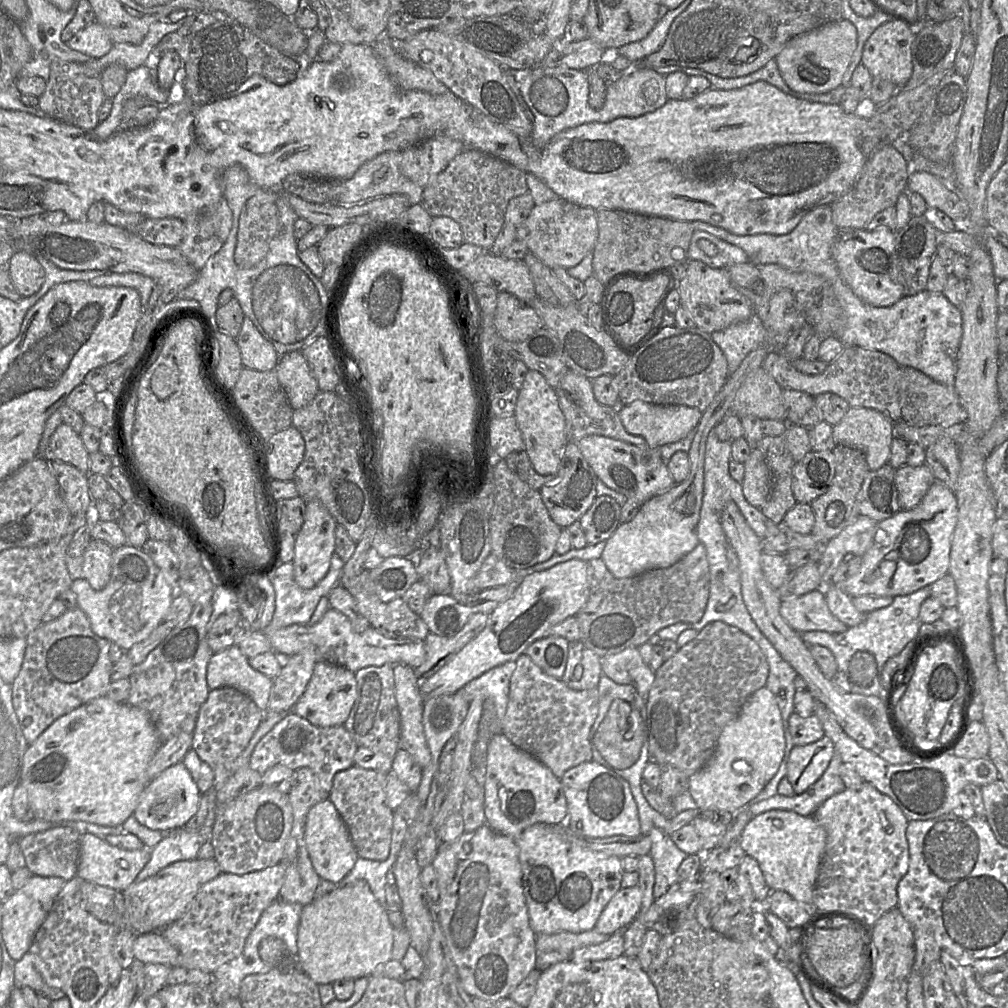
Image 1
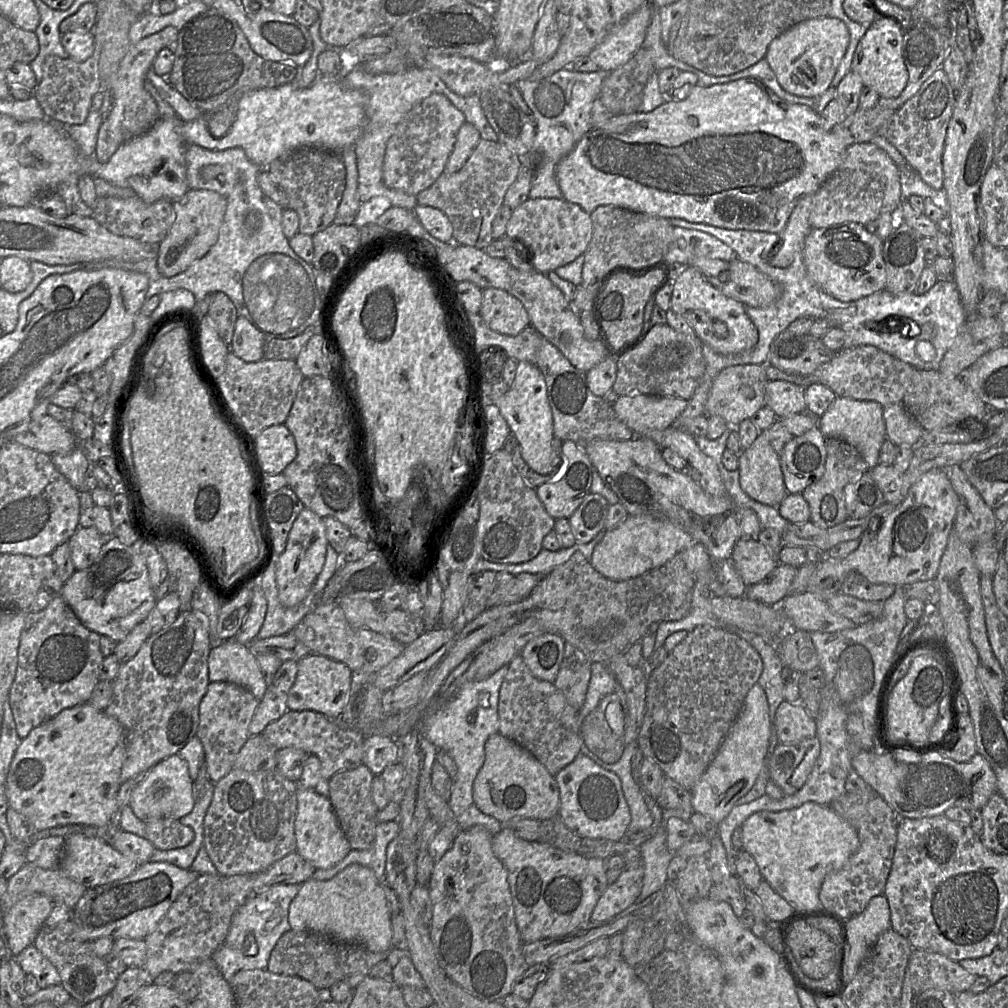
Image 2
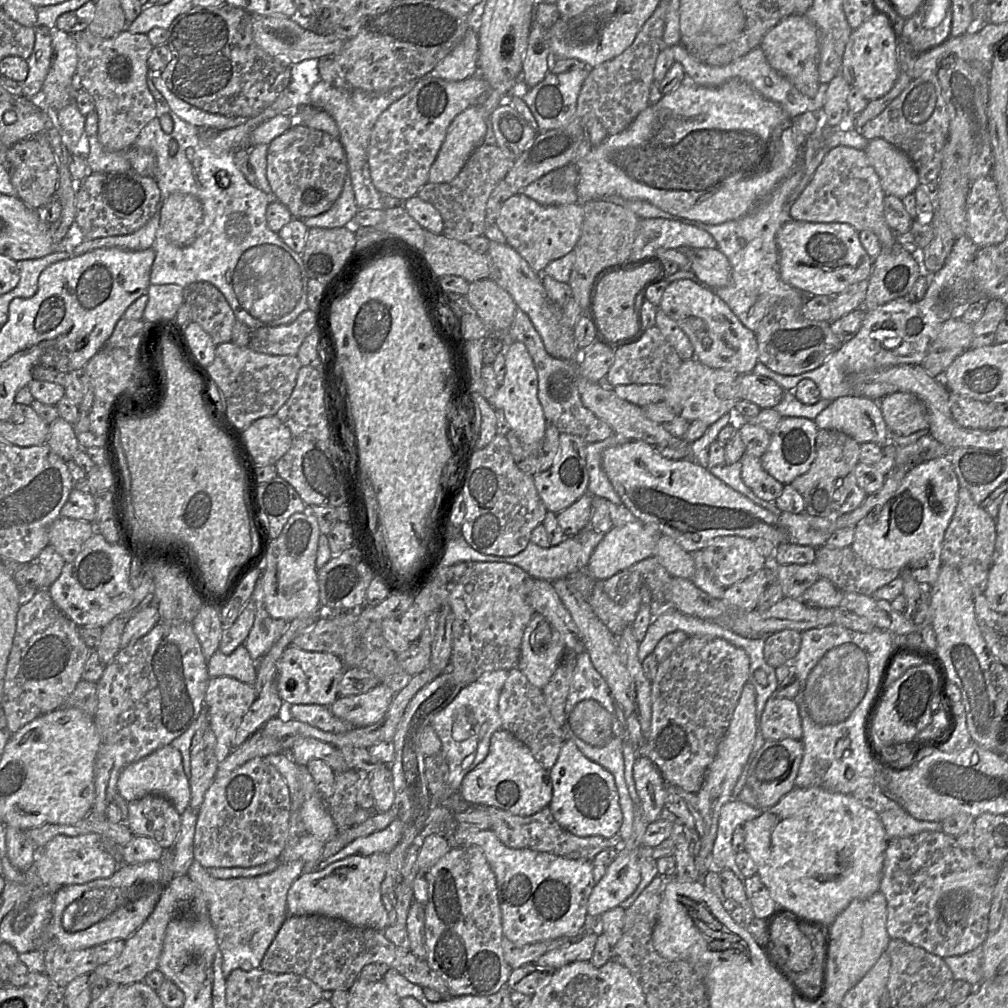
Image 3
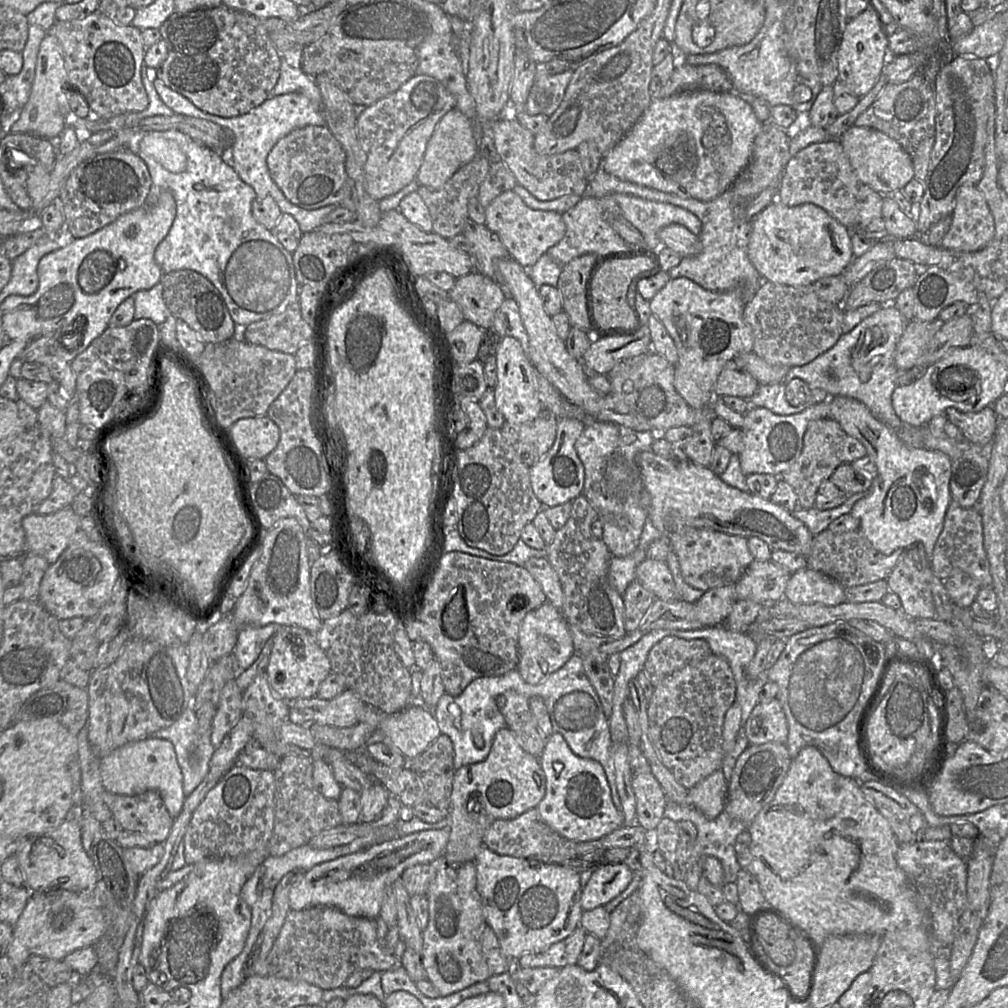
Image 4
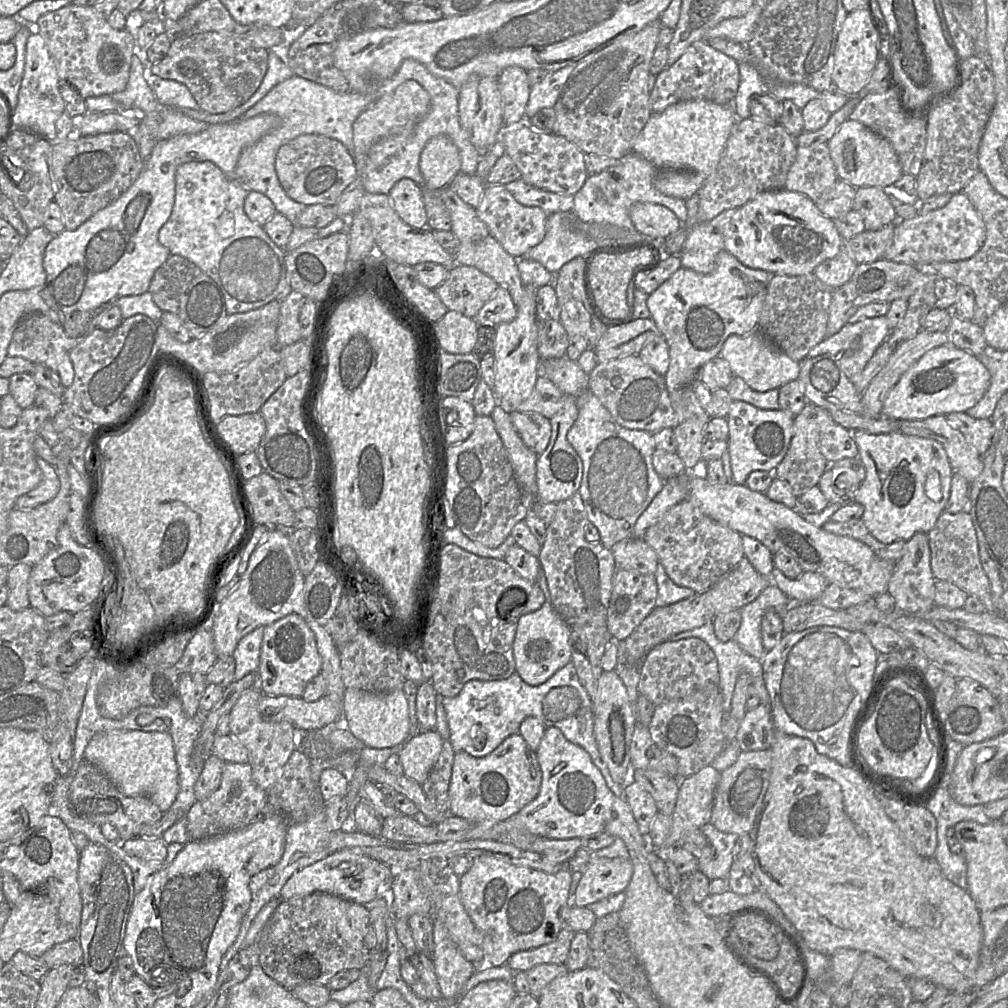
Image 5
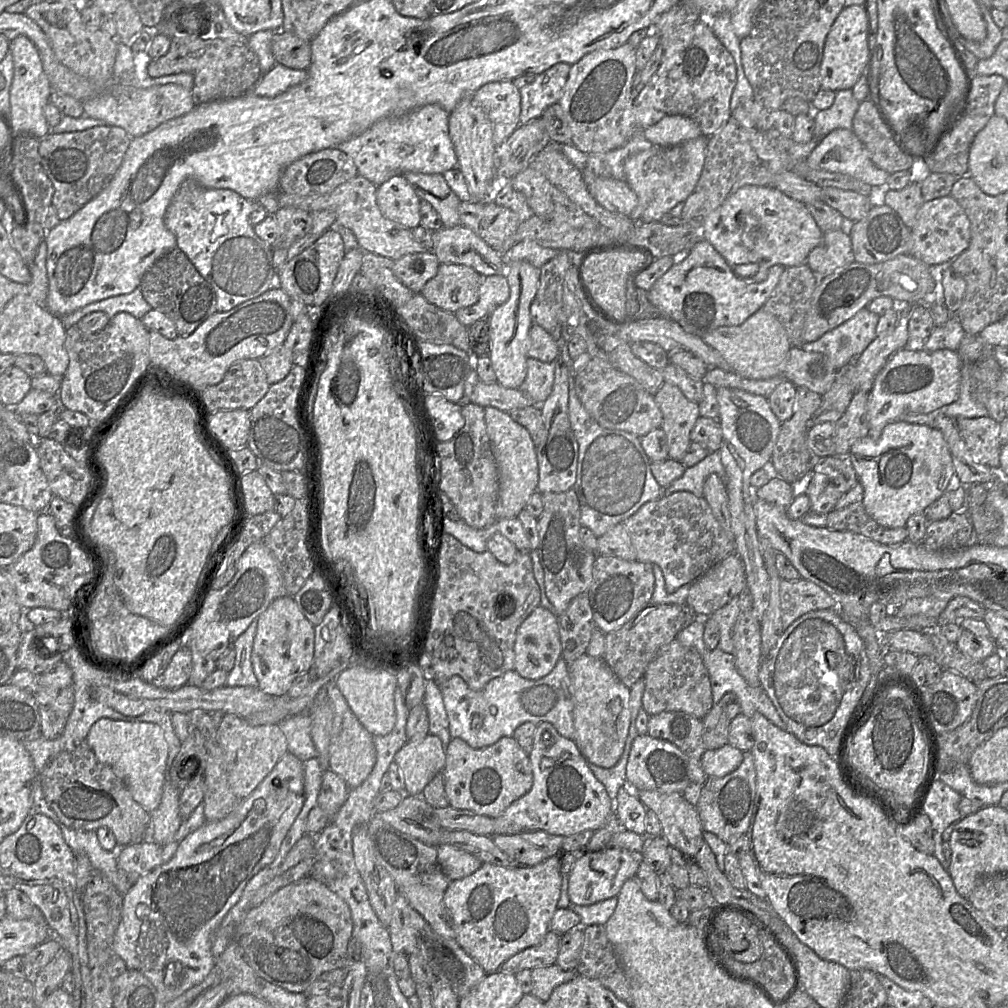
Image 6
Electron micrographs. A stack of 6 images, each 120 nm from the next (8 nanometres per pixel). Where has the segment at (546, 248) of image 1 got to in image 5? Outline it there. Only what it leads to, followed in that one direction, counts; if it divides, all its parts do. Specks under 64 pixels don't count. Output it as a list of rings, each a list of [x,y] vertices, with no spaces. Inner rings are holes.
[[[505,185],[486,186],[475,210],[487,226],[490,235],[517,259],[522,258],[529,249],[539,244],[545,237],[548,214],[539,207],[520,204]]]

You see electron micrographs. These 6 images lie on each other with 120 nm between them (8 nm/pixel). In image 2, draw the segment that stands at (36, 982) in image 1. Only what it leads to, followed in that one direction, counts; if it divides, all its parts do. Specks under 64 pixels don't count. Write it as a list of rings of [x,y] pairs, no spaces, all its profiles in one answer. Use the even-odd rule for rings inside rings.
[[[33,945],[14,957],[25,974],[35,977],[40,989],[62,985],[55,966]]]

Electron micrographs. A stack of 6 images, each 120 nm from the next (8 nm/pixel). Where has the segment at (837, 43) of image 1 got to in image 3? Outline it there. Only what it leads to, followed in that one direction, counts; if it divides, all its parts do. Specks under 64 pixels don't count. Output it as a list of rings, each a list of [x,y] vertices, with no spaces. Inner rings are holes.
[[[805,15],[786,17],[765,34],[760,47],[773,69],[787,78],[800,93],[810,98],[815,97],[820,80],[819,32],[814,23]]]

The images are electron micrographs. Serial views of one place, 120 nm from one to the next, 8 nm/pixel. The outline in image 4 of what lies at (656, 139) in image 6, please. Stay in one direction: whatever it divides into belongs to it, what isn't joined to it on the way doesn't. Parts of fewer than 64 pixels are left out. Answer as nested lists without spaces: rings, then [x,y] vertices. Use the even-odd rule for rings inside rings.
[[[683,91],[667,98],[653,98],[650,105],[601,161],[602,168],[622,181],[662,192],[710,201],[726,192],[748,165],[754,140],[762,130],[751,105],[736,93]]]

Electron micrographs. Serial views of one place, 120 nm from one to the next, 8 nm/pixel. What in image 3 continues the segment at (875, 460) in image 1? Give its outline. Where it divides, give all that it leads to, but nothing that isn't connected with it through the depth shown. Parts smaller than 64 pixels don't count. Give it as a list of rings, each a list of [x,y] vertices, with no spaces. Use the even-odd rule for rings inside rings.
[[[842,396],[833,401],[814,420],[818,430],[840,431],[859,444],[871,442],[884,447],[890,433],[879,403],[862,396]]]

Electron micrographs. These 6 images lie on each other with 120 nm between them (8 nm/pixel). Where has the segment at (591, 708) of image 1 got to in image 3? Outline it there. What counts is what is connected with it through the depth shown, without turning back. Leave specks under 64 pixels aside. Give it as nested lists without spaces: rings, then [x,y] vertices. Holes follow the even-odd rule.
[[[518,667],[508,671],[508,677],[498,700],[501,728],[509,731],[528,747],[534,758],[547,770],[556,763],[566,740],[562,727],[554,720],[542,689],[531,684]]]

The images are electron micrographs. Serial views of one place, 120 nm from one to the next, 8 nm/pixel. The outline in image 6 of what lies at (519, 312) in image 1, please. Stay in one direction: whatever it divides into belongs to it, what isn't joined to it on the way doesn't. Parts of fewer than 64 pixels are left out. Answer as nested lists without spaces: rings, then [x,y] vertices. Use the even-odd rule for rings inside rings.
[[[441,263],[437,274],[421,290],[423,297],[438,308],[455,313],[479,300],[483,276],[472,267]]]

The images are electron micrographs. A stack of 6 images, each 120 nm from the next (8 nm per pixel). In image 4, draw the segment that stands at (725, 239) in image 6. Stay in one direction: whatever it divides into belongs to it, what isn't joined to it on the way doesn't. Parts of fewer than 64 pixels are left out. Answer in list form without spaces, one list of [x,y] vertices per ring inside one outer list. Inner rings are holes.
[[[778,199],[752,218],[748,257],[763,280],[787,286],[813,285],[823,277],[843,274],[855,258],[847,227],[813,203],[789,207]]]

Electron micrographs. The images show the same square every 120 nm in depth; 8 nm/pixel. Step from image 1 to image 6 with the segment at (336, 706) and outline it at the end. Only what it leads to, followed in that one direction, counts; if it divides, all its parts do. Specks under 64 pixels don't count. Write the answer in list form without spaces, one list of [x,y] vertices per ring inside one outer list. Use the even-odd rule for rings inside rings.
[[[283,595],[271,602],[257,618],[251,661],[258,687],[272,697],[287,696],[293,681],[307,673],[314,657],[315,627],[300,611],[293,596]]]

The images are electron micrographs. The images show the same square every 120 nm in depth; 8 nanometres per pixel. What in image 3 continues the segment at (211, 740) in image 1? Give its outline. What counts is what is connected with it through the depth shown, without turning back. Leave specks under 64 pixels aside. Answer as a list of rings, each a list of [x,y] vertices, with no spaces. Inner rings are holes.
[[[226,676],[209,679],[204,706],[208,713],[209,725],[216,738],[215,756],[218,763],[226,759],[234,749],[232,741],[236,730],[256,698],[257,694],[252,685]]]

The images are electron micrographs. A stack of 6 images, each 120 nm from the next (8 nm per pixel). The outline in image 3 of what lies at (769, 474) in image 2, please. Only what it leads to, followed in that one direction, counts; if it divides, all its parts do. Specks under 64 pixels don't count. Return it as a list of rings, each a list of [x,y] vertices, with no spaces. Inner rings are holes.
[[[745,454],[740,462],[741,478],[758,498],[775,502],[782,495],[784,485],[763,469],[760,458]]]

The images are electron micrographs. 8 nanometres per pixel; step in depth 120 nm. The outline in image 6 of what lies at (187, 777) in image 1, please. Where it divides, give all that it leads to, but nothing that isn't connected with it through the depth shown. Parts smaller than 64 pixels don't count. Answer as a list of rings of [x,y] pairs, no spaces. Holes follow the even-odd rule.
[[[101,718],[92,725],[85,740],[97,759],[109,766],[124,782],[134,801],[148,812],[159,806],[166,780],[168,758],[168,745],[160,726],[146,722]]]

